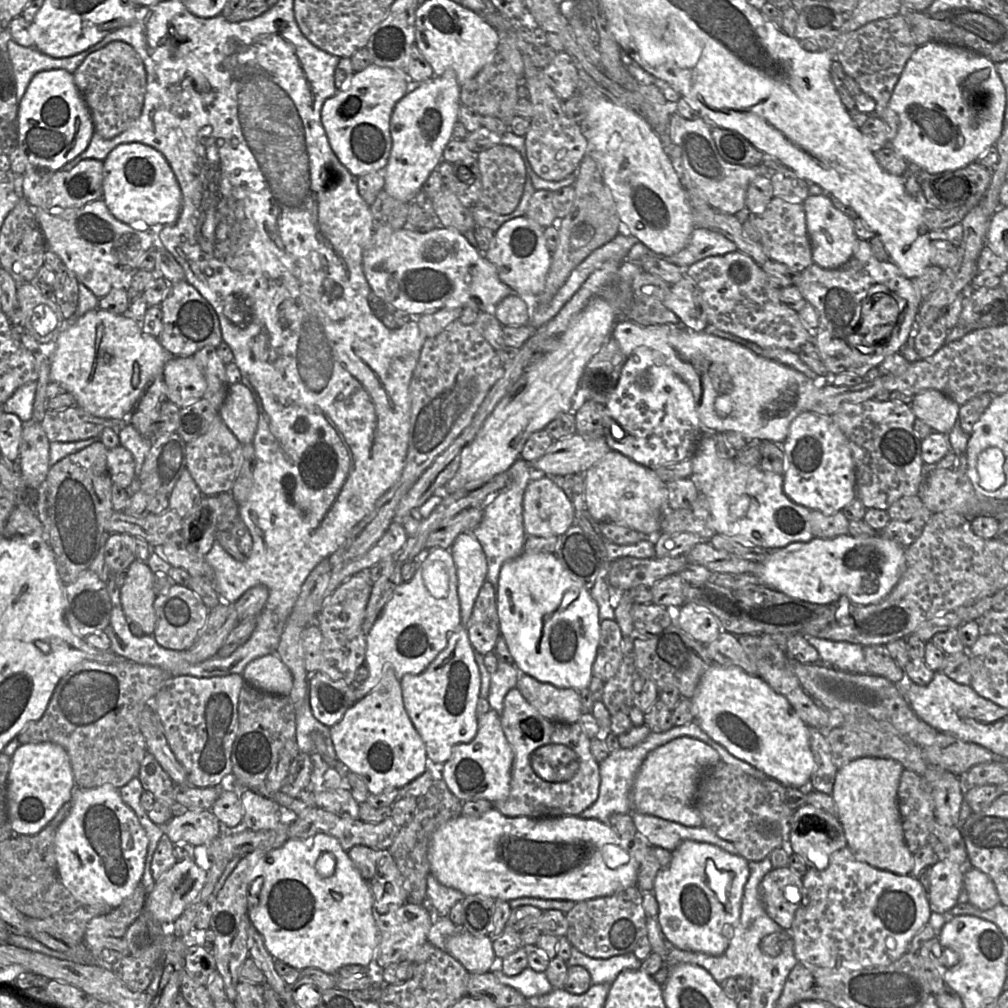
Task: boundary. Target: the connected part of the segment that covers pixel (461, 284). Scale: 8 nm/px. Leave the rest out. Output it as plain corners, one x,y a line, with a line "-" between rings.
435,227
428,232
407,229
374,231
373,240
364,251
362,268
371,291
393,306
414,316
433,313
443,308
478,307
480,311
493,311
508,295
514,294
511,287
503,283
496,267
487,260
477,247
472,246
456,229

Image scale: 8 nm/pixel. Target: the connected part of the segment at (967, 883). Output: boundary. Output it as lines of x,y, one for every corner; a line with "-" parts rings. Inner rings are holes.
966,866
963,874
963,890
967,894
968,903
980,910
993,908
1000,902
990,877
970,866

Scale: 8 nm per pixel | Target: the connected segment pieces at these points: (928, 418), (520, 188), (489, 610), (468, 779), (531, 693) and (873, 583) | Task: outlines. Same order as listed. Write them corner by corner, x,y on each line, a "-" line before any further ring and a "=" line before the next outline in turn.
935,389
915,394
910,407
935,432
948,434
958,419
959,405
=
498,144
477,153
481,174
481,193
478,204
499,214
509,214
516,209
524,191
526,168
520,153
513,147
=
489,581
479,591
467,630
474,651
483,656
494,651
500,628
495,587
=
490,709
478,720
475,738
469,743
454,746
450,759
441,768
441,777
449,790
463,803
480,799
495,803
505,800
509,795
513,762
514,753
502,729
501,717
495,710
=
520,673
517,688
524,698
547,720
577,723
584,709
580,694
572,688
559,688
=
878,533
795,542
769,551
763,561
756,563
754,575
761,585
794,599
813,604
847,599
853,605
868,605
880,602
892,591
905,570
906,558
905,547

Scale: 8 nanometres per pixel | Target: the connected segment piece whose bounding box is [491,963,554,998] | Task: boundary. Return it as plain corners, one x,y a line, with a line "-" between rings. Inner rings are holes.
496,963
491,972
496,978
505,985
508,985
519,992
526,998
549,993
554,988
549,982
545,972
537,972
527,966
521,973
514,976
507,976
501,971
501,964

